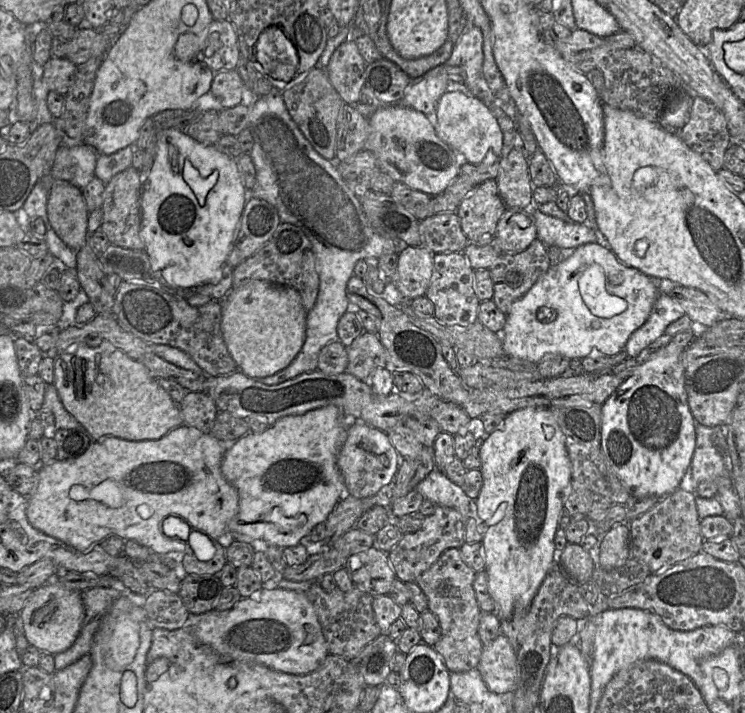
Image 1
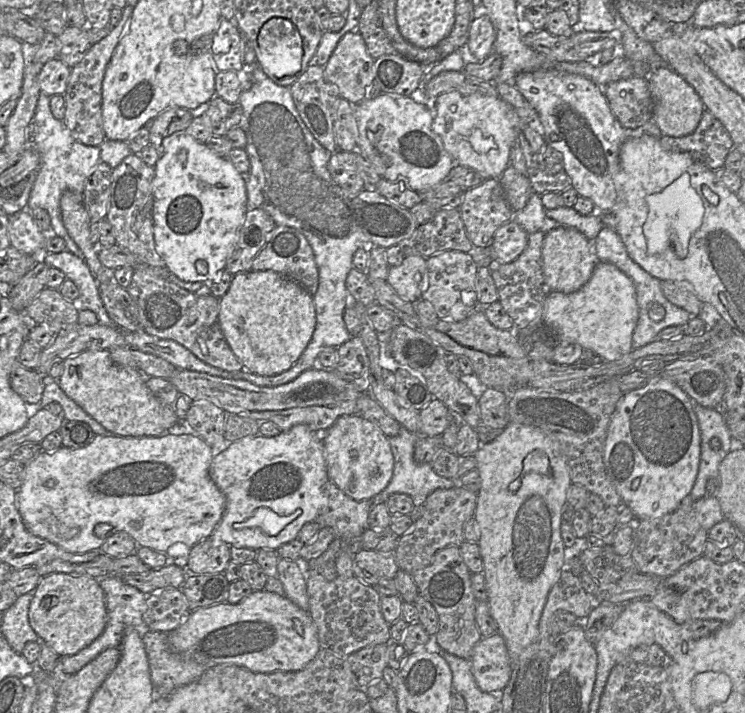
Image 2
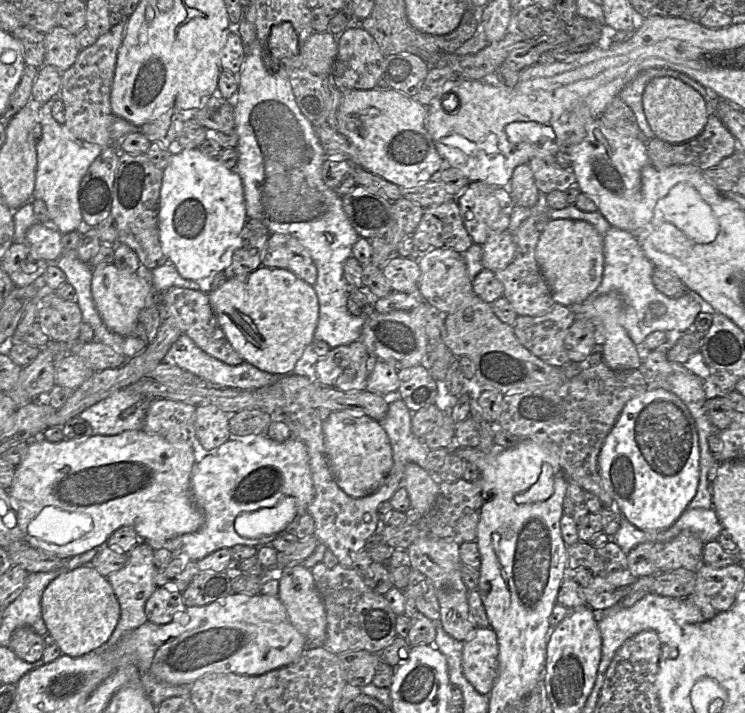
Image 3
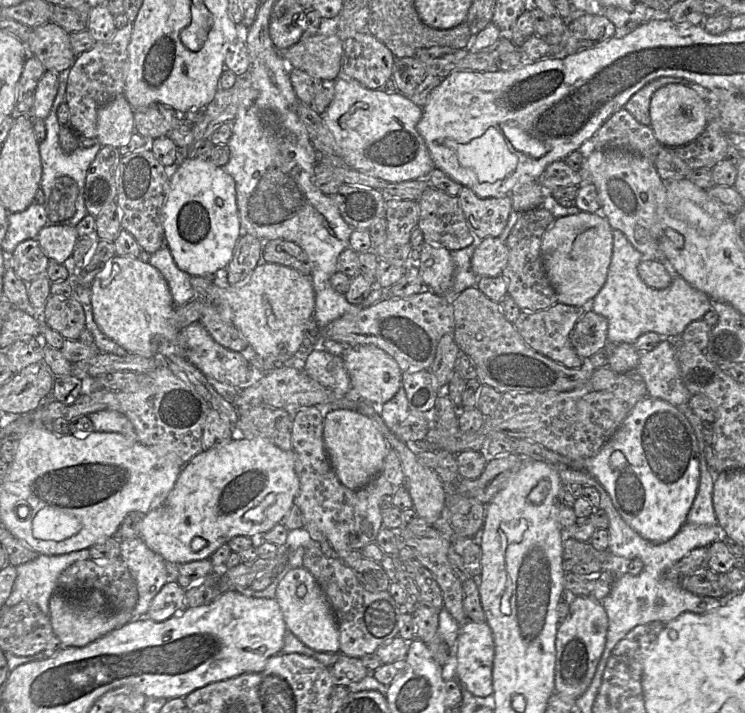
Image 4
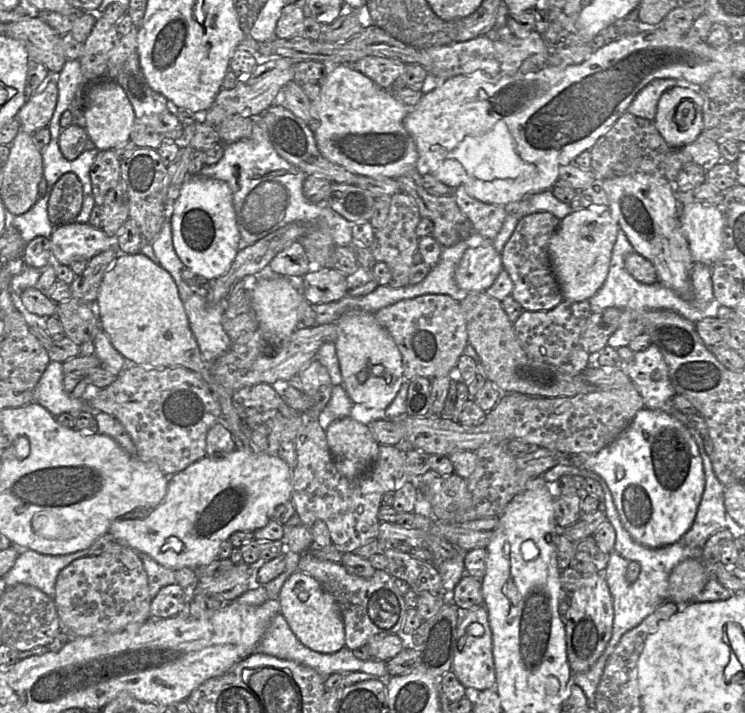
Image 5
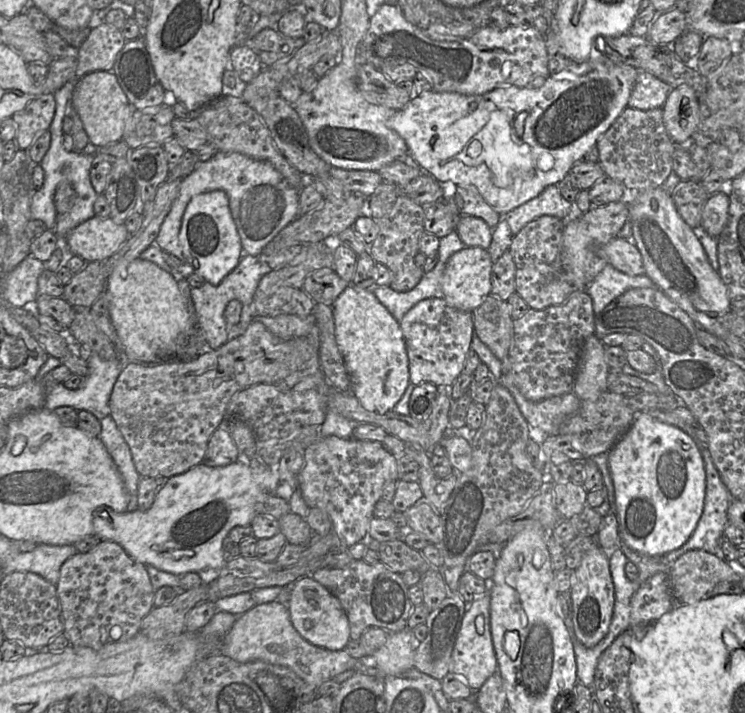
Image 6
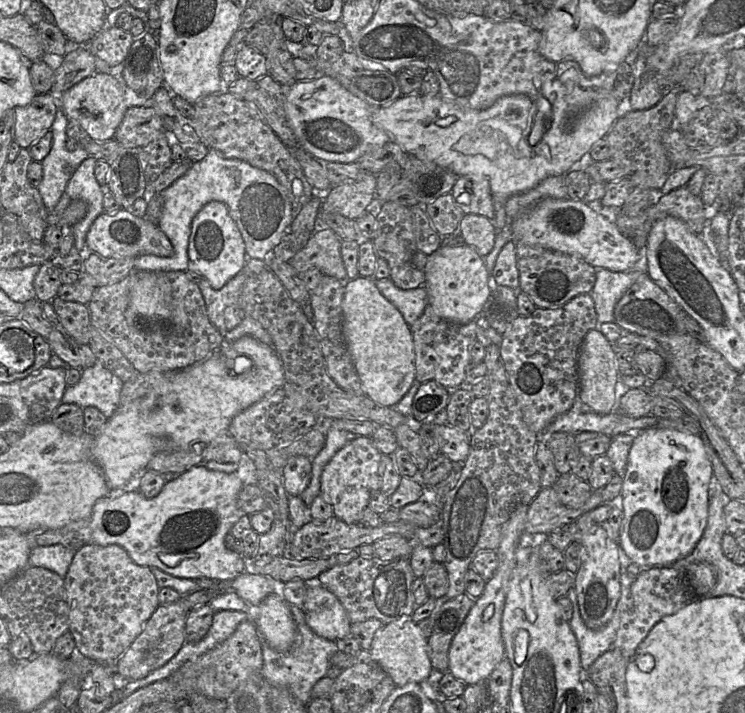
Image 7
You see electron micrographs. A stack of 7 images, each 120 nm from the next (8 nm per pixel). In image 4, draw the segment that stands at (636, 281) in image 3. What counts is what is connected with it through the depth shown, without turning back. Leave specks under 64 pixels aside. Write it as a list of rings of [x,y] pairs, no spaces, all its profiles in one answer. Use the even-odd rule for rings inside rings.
[[[613,230],[613,252],[606,282],[593,301],[583,307],[604,316],[608,321],[608,342],[634,344],[641,335],[658,333],[663,339],[679,339],[687,326],[704,317],[712,309],[711,299],[704,292],[675,275],[665,289],[649,287],[639,276],[638,266],[643,255],[619,230]]]

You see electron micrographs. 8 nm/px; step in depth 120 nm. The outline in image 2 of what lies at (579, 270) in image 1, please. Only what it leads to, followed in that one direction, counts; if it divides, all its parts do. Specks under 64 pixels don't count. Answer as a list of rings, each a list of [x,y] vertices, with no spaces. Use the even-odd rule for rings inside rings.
[[[598,261],[591,278],[579,290],[568,294],[557,291],[549,293],[544,301],[542,324],[555,336],[555,343],[577,343],[601,356],[605,362],[612,362],[633,350],[632,337],[638,318],[639,308],[633,281],[614,264]]]

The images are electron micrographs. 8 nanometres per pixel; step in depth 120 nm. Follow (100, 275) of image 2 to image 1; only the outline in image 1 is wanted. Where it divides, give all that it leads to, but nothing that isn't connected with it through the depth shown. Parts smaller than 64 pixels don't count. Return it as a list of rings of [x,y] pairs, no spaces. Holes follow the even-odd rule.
[[[55,180],[48,197],[47,215],[52,228],[67,246],[75,251],[84,246],[89,210],[80,188],[66,180]]]

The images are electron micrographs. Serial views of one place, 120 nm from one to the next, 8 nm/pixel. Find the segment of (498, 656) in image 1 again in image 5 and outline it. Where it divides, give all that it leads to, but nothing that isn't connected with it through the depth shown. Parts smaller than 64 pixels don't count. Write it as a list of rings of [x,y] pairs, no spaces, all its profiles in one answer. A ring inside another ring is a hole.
[[[484,605],[463,611],[457,632],[457,646],[452,670],[465,688],[483,691],[495,687],[496,675],[493,658],[492,631]]]

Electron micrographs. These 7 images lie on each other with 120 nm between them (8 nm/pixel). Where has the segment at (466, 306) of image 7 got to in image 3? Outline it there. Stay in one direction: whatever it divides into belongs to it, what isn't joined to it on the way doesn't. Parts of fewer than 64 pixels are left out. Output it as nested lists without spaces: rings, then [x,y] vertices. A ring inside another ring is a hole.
[[[508,229],[489,236],[481,247],[483,268],[492,272],[507,267],[516,254],[514,237]]]

